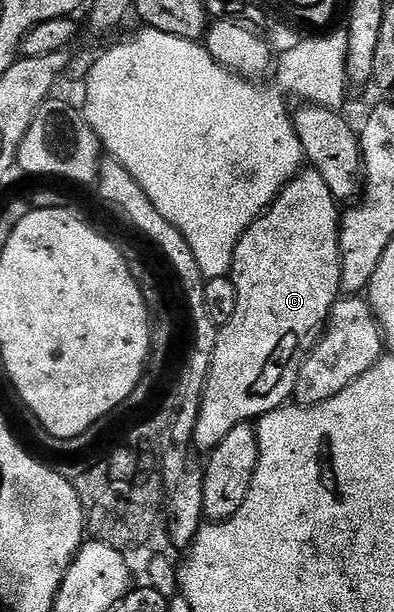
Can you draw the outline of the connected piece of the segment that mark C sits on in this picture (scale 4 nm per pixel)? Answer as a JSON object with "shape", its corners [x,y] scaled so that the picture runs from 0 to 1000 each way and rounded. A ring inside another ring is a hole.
{"shape":[[[777,271],[718,304],[716,315],[640,363],[640,369],[624,373],[599,402],[579,446],[599,467],[599,513],[589,513],[579,528],[561,531],[543,559],[508,683],[497,683],[492,732],[500,737],[515,742],[541,739],[589,696],[652,688],[718,665],[744,649],[769,590],[769,583],[756,582],[756,567],[784,542],[805,544],[820,534],[868,477],[860,364],[860,328],[850,327],[843,310],[832,310],[822,291],[812,291],[797,275]]]}

